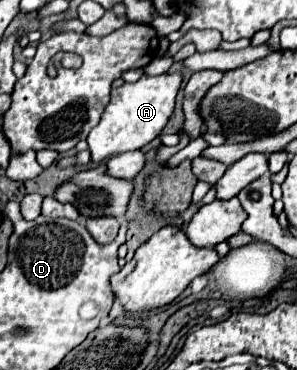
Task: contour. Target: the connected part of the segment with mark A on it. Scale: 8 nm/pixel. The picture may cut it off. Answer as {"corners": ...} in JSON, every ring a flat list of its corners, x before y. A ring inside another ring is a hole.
{"corners":[[162,73,156,77,142,75,136,83,124,83,122,87,112,89,112,99,106,105,100,123,88,135,88,151,92,155,92,163,100,165,114,155,140,149,158,137,168,123,168,117,174,113,174,99,180,83,180,73]]}

